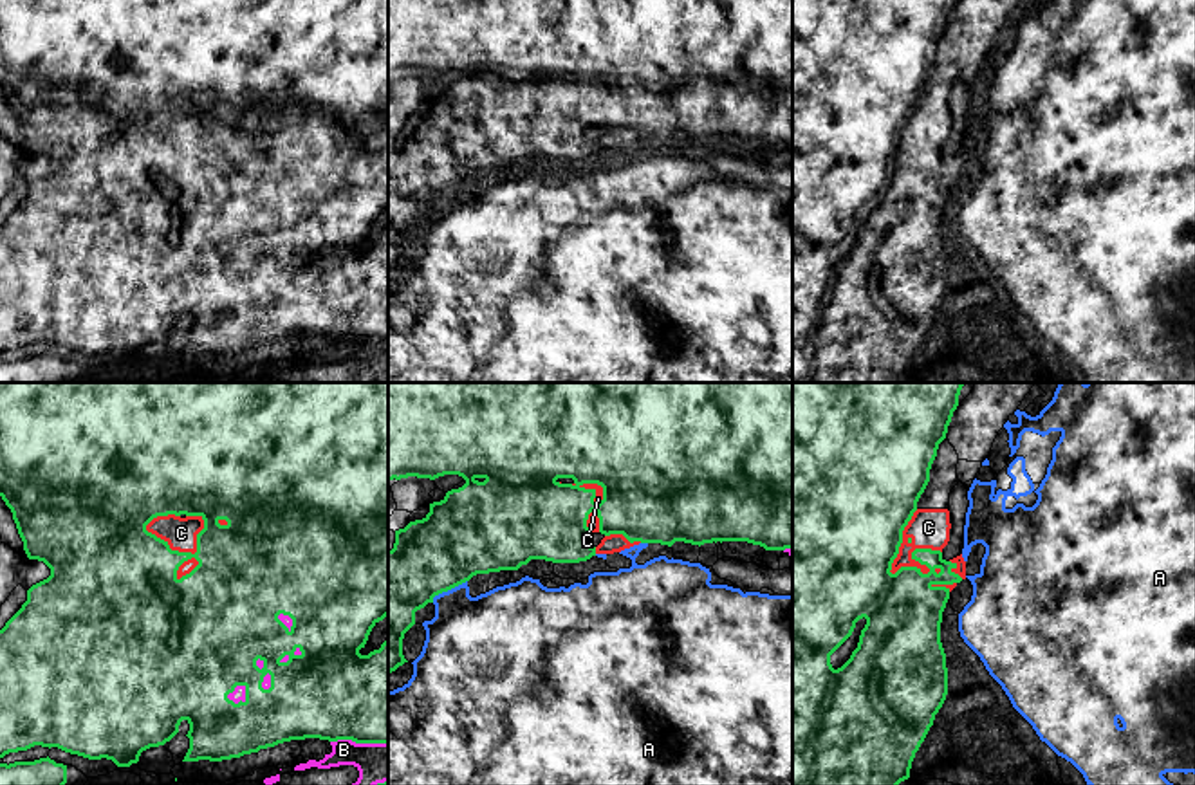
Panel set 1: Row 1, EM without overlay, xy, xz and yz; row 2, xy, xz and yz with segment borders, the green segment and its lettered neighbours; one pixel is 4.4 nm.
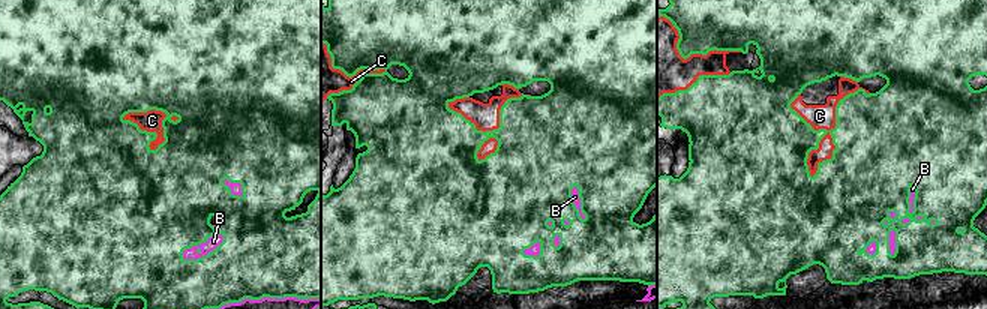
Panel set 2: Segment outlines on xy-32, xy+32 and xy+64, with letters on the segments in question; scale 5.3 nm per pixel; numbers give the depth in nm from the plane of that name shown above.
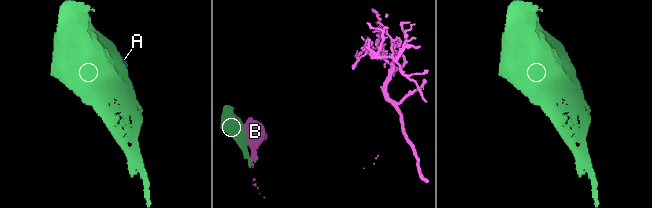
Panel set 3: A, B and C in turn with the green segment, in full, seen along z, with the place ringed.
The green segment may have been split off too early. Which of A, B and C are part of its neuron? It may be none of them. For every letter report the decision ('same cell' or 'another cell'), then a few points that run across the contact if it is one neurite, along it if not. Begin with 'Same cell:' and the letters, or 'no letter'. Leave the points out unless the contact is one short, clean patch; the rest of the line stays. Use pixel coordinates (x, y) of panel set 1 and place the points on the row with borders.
Same cell: C
A: another cell
B: another cell
C: same cell

